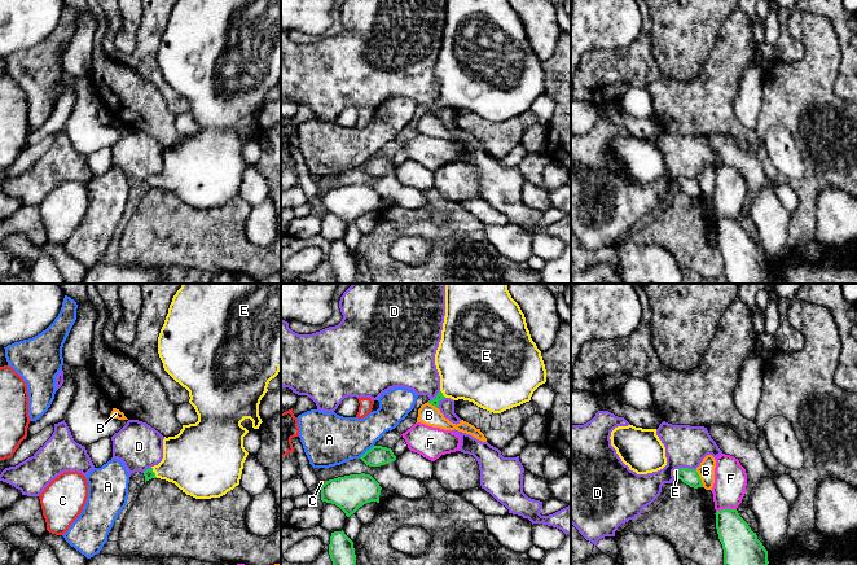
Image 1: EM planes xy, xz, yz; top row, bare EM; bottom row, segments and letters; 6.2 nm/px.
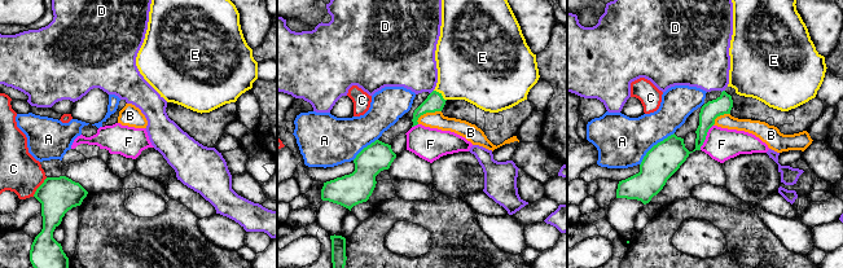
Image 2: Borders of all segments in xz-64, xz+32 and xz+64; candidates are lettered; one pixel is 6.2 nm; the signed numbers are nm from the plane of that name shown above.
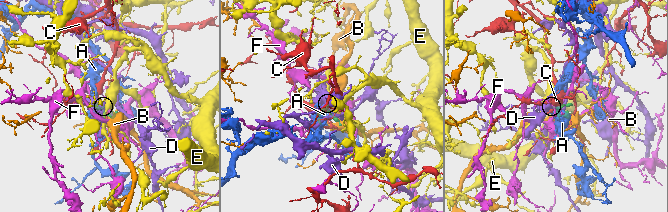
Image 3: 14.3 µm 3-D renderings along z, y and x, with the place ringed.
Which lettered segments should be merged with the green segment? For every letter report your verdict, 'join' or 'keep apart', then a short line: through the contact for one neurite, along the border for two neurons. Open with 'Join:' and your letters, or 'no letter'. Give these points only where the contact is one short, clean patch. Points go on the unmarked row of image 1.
Join: E
A: keep apart
B: keep apart
C: keep apart | xz (326, 191), (321, 195)
D: keep apart | yz (677, 178), (695, 179)
E: join | xy (148, 183), (153, 182), (190, 170)
F: keep apart | yz (735, 218), (721, 218), (716, 222)

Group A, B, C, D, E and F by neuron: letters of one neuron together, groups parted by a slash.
A / B / C / D / E / F

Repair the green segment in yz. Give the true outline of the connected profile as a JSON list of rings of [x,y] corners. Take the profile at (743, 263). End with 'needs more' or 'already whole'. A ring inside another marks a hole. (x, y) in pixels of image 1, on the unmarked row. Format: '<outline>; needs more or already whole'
[[[726,218],[715,224],[728,284],[766,284],[768,260],[738,220]]]; already whole

